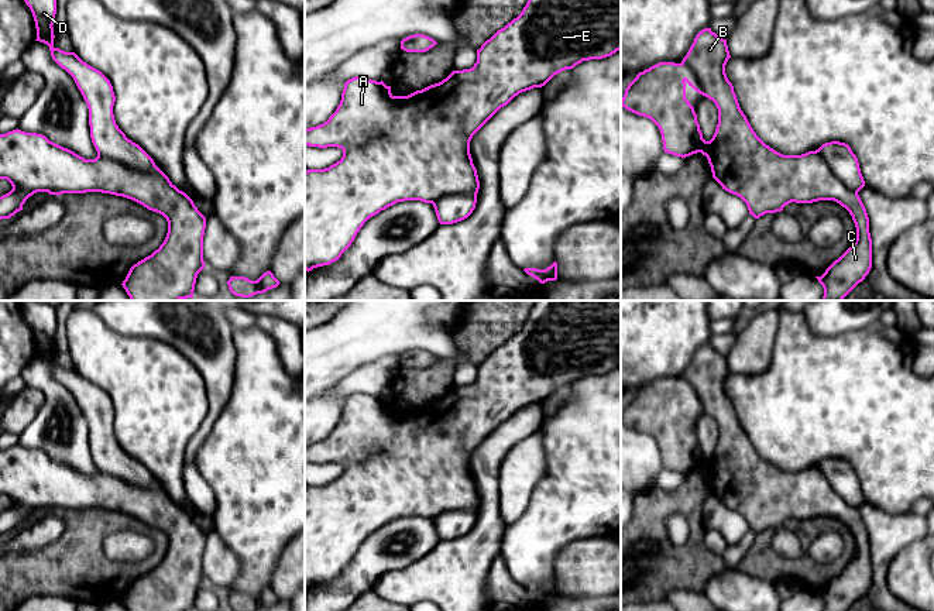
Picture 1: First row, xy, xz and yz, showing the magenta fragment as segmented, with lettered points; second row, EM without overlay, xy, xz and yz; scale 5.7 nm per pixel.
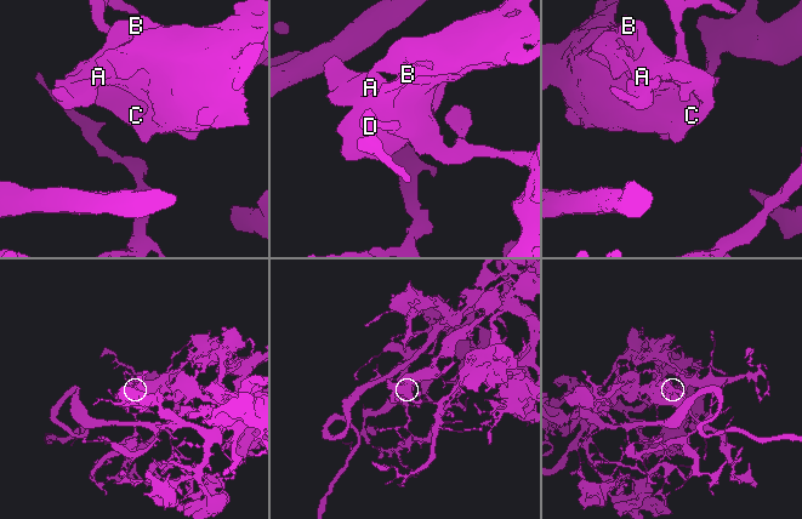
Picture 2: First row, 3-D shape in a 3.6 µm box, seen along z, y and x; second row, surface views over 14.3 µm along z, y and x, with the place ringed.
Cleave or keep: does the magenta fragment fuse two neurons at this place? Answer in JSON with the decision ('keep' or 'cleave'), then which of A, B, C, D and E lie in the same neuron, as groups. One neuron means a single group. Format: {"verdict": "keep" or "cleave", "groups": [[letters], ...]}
{"verdict": "cleave", "groups": [["A", "B", "C", "E"], ["D"]]}

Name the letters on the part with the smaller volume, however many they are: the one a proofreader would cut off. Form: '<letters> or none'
A, B, C, E

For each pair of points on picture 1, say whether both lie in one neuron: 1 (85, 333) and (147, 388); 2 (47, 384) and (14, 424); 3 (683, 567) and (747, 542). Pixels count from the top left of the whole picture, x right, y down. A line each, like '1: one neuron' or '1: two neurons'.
1: one neuron
2: two neurons
3: two neurons

